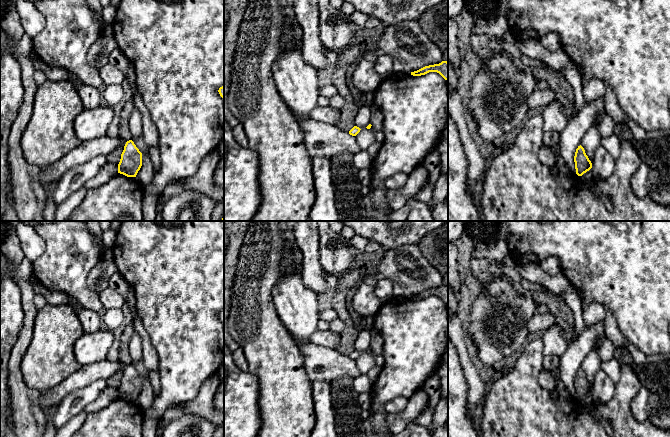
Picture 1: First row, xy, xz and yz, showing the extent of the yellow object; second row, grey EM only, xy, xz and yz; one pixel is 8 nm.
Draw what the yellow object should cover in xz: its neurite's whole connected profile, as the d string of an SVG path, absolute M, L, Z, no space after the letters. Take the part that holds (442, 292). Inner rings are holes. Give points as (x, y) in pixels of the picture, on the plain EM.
M442 285L439 288L425 290L417 295L411 296L413 300L421 300L425 299L429 296L437 296L439 297L445 304L448 305L448 286Z

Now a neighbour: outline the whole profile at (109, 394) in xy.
M107 386L104 391L92 402L88 403L83 411L86 414L102 410L106 405L118 397L118 390Z

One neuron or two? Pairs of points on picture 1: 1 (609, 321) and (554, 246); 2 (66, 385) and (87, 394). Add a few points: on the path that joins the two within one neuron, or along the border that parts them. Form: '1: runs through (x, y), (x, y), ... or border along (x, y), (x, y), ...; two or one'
1: border along (606, 309), (612, 312), (619, 330); two
2: border along (97, 379), (73, 389), (57, 403); two

